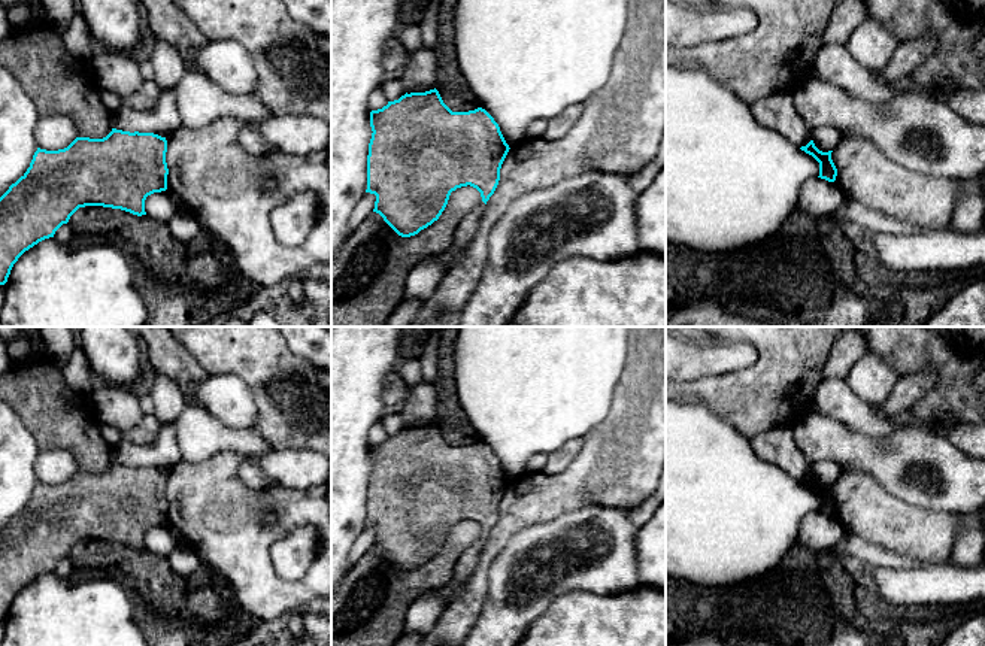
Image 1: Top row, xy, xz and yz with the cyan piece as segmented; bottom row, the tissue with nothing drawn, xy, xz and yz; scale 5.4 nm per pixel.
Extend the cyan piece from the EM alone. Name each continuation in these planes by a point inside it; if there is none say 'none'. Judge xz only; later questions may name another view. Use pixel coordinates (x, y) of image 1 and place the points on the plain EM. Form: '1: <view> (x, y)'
none

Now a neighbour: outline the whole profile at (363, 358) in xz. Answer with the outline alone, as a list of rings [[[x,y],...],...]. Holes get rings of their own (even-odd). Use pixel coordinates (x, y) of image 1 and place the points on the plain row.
[[[331,327],[331,592],[349,571],[348,555],[367,524],[370,427],[384,418],[382,391],[398,373],[403,327]]]

